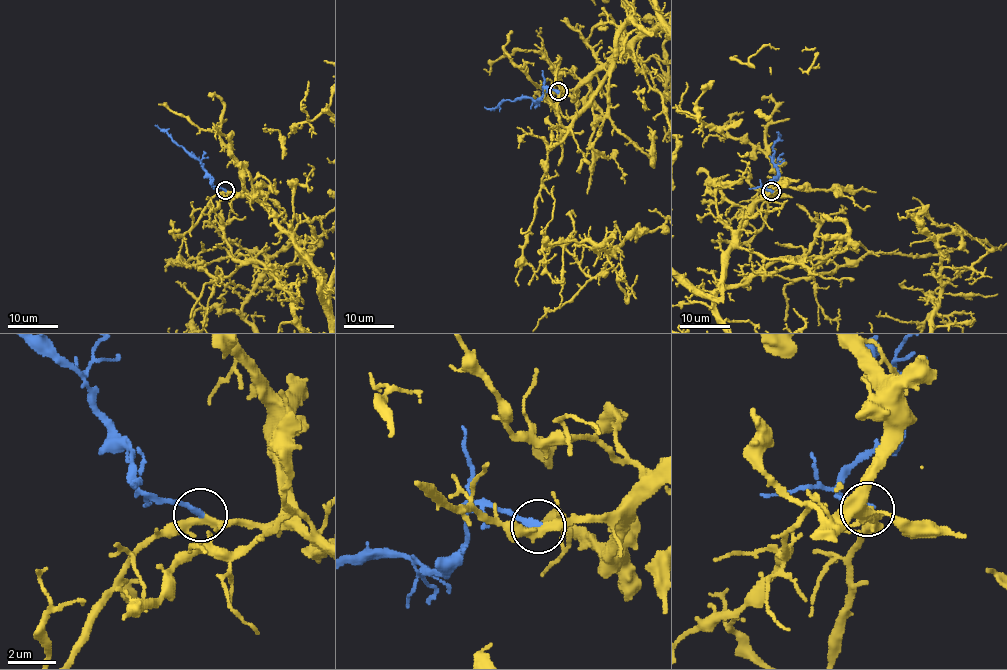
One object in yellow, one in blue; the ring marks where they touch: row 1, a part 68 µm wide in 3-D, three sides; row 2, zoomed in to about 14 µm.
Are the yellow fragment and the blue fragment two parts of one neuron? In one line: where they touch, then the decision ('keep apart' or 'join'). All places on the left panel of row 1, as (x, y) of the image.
at (225, 190); join

